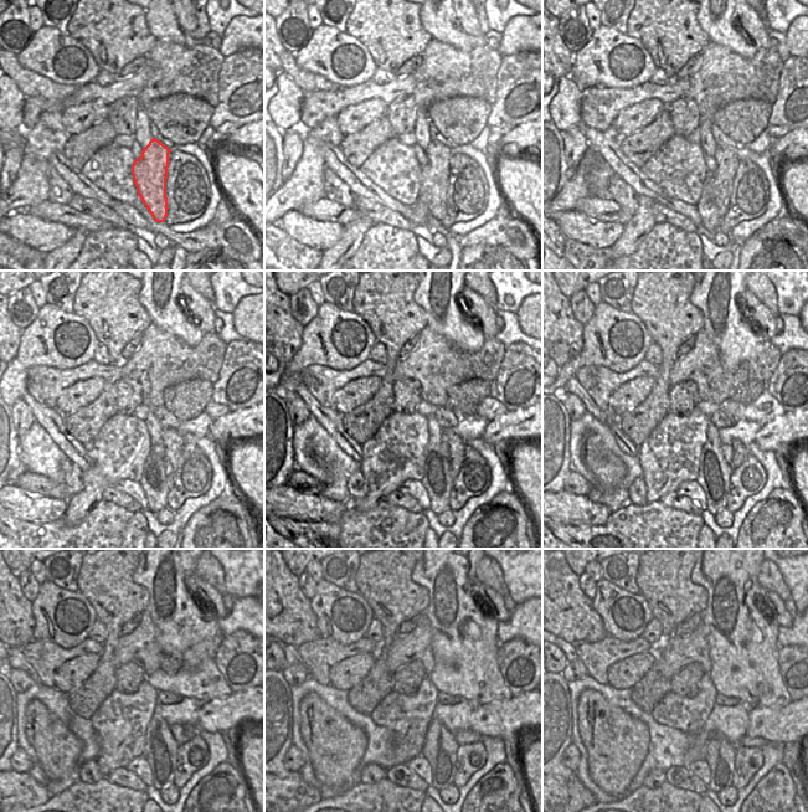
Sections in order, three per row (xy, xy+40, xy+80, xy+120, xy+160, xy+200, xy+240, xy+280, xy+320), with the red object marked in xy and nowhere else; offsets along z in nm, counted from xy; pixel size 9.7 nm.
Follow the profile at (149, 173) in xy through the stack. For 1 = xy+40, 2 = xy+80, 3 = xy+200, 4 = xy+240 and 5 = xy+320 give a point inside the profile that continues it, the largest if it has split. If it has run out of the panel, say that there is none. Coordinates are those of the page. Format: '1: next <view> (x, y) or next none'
1: next xy+40 (435, 179)
2: next xy+80 (727, 162)
3: next xy+200 (735, 455)
4: next xy+240 (183, 733)
5: next xy+320 (746, 738)

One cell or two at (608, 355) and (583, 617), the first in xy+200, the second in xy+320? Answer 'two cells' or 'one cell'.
two cells

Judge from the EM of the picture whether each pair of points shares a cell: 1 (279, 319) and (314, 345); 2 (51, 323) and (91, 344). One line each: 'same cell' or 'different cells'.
1: different cells
2: same cell

